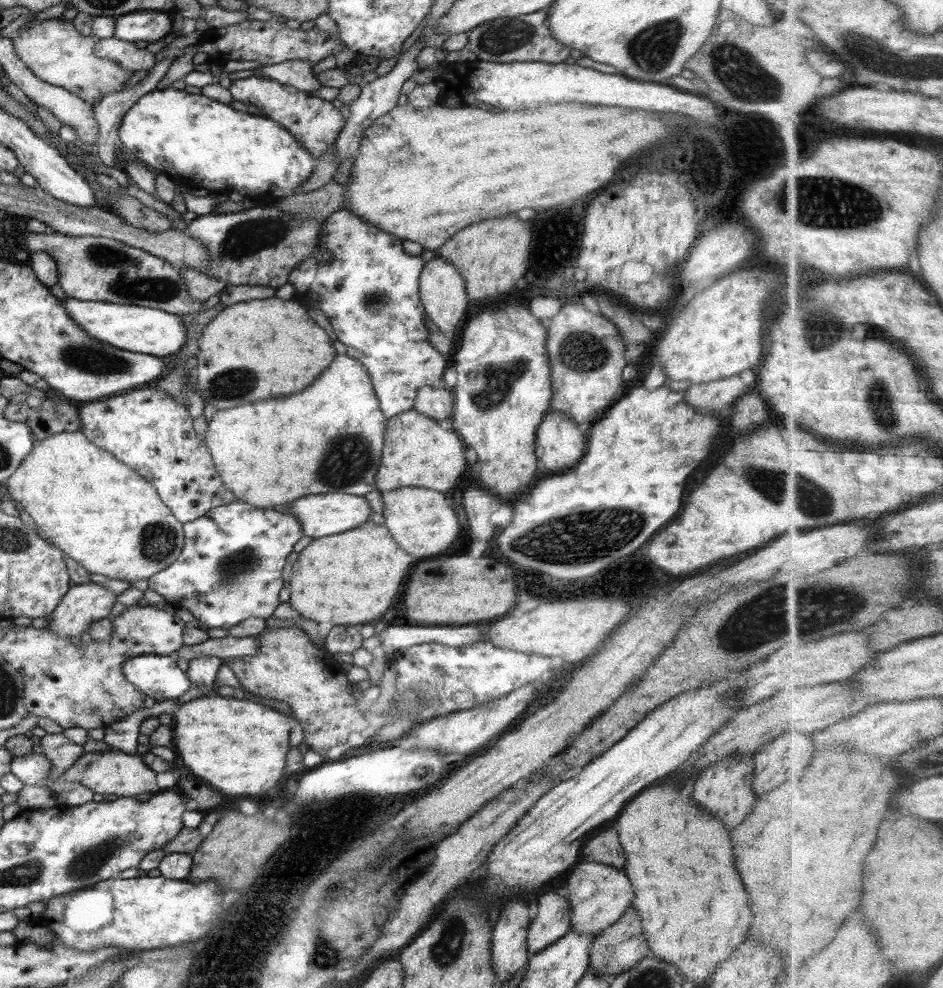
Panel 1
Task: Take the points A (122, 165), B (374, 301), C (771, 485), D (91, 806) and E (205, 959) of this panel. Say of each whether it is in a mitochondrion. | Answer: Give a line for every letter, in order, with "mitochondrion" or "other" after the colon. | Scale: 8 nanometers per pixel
A: other
B: mitochondrion
C: mitochondrion
D: other
E: other

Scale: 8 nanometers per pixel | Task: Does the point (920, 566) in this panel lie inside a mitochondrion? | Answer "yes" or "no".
no

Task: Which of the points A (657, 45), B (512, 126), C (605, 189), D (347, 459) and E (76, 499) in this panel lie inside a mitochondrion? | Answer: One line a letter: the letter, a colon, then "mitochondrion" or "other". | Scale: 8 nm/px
A: mitochondrion
B: other
C: other
D: mitochondrion
E: other

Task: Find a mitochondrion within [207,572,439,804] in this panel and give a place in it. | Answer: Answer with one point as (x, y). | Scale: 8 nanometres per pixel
(408, 704)

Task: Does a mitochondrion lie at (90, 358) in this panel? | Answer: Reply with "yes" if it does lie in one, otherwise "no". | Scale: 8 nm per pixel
yes

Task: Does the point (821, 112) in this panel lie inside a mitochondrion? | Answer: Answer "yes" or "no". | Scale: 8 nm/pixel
no

